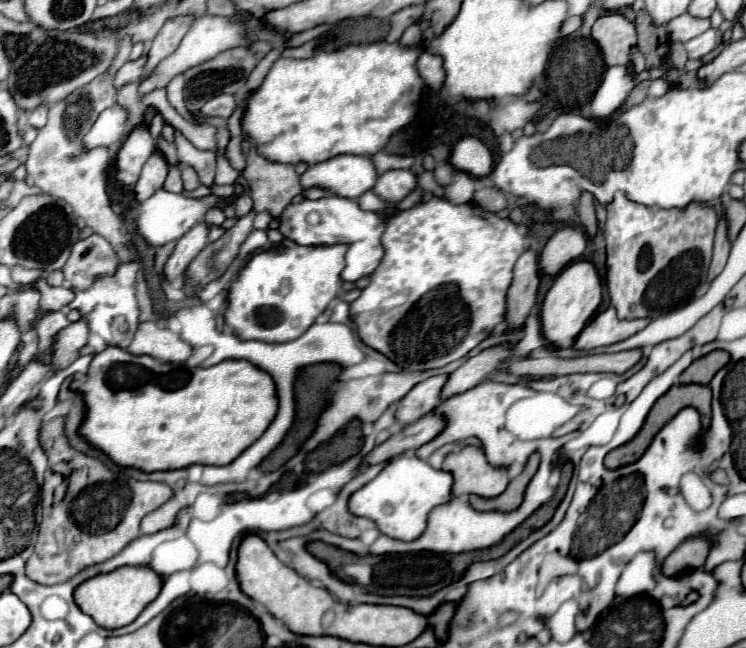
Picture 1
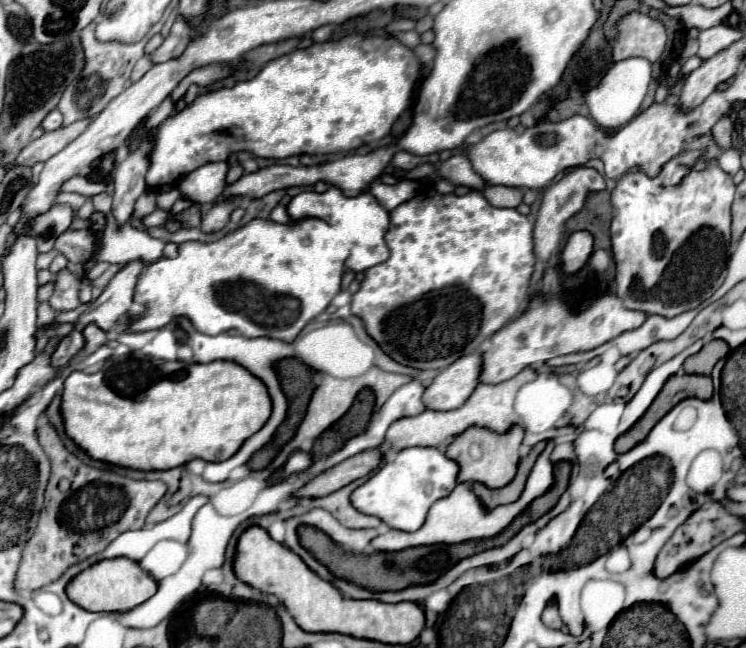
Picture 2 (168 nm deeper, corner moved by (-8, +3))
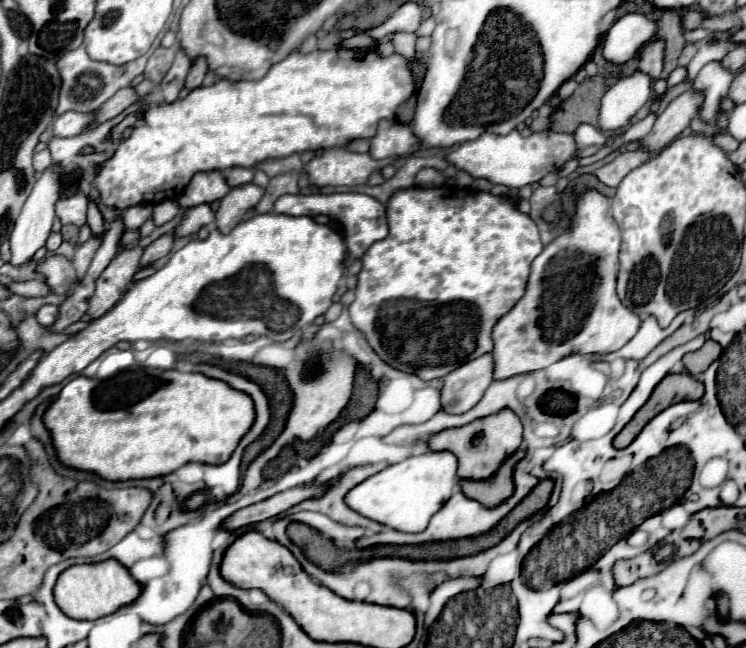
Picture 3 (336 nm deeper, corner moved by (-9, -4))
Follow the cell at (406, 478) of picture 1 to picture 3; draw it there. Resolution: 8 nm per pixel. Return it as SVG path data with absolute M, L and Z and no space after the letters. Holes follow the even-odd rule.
M428 451L408 457L350 489L346 495L346 505L352 511L362 513L364 517L390 529L402 533L420 533L426 529L430 517L452 497L452 491L458 483L456 467L458 461L450 451Z

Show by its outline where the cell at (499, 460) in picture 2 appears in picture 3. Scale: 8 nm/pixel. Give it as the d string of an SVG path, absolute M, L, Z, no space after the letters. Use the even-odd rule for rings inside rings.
M504 409L496 415L482 417L478 421L472 421L470 425L458 427L458 429L446 429L434 437L430 437L428 445L432 451L452 451L458 457L458 477L460 479L486 479L494 477L498 473L502 461L514 453L522 443L522 423L516 413L510 409ZM474 439L480 439L478 445L474 445Z

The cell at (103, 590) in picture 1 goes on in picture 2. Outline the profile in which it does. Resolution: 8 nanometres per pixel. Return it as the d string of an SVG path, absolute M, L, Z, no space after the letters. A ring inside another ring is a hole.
M129 558L101 560L79 572L65 588L71 602L89 612L127 612L157 592L157 582Z

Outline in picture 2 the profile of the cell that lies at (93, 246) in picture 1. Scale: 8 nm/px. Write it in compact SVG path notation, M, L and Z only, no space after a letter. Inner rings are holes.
M67 230L57 236L55 248L71 262L87 262L95 252L95 234L91 230Z

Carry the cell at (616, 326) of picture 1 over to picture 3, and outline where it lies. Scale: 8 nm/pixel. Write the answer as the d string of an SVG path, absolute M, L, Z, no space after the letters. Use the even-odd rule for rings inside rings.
M594 189L586 191L576 203L572 229L556 237L534 259L524 297L492 331L494 379L546 369L550 363L576 353L612 353L636 335L640 317L626 309L616 295L620 229L608 213L610 199ZM582 287L588 287L586 317Z

